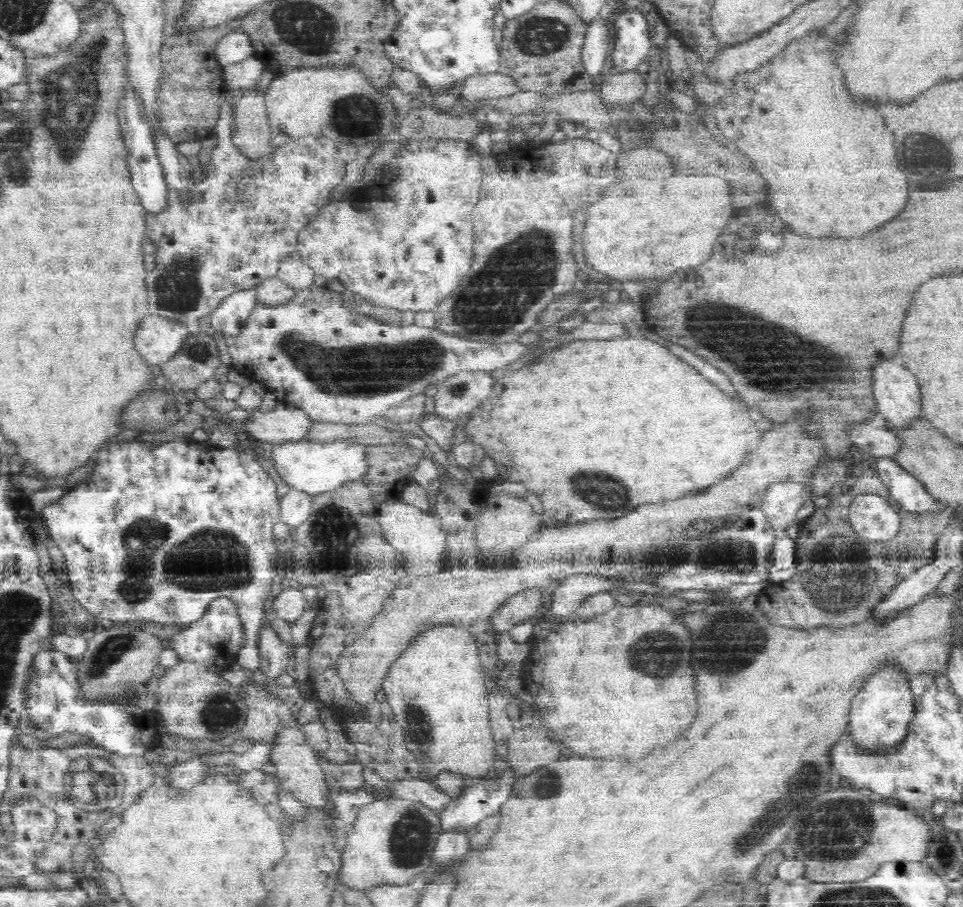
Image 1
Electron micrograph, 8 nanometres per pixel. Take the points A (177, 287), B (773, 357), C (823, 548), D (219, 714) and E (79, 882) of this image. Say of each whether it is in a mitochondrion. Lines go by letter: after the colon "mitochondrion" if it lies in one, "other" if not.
A: mitochondrion
B: mitochondrion
C: mitochondrion
D: mitochondrion
E: other

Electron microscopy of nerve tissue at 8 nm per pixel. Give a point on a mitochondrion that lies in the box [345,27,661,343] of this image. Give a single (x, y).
(526, 270)

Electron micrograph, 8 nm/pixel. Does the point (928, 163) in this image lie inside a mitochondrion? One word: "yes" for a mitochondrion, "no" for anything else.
yes

